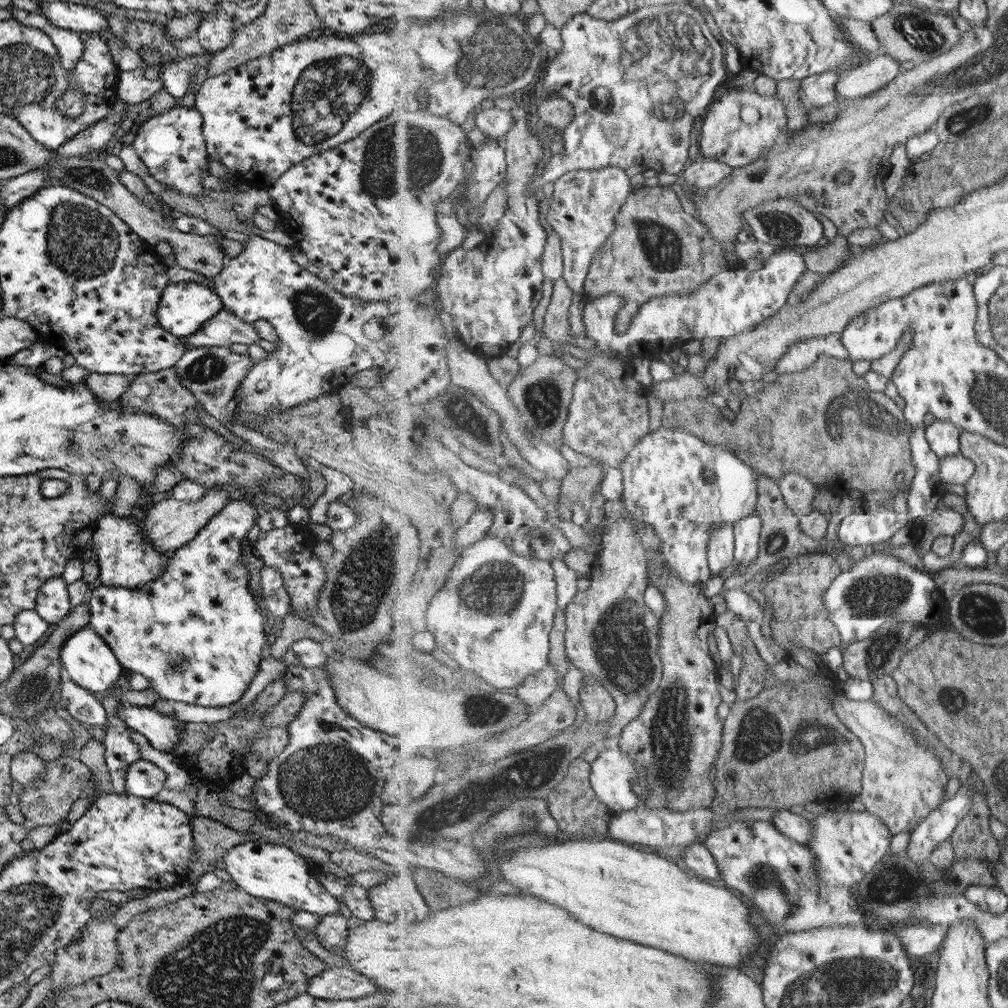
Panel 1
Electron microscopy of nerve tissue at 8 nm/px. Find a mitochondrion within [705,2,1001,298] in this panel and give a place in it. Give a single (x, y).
(928, 35)

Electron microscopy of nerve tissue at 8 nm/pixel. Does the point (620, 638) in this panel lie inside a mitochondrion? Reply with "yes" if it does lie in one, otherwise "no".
yes

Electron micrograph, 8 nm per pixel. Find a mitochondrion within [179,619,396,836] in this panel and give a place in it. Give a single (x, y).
(320, 781)

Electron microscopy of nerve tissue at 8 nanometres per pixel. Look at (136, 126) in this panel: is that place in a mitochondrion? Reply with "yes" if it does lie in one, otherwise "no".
no

